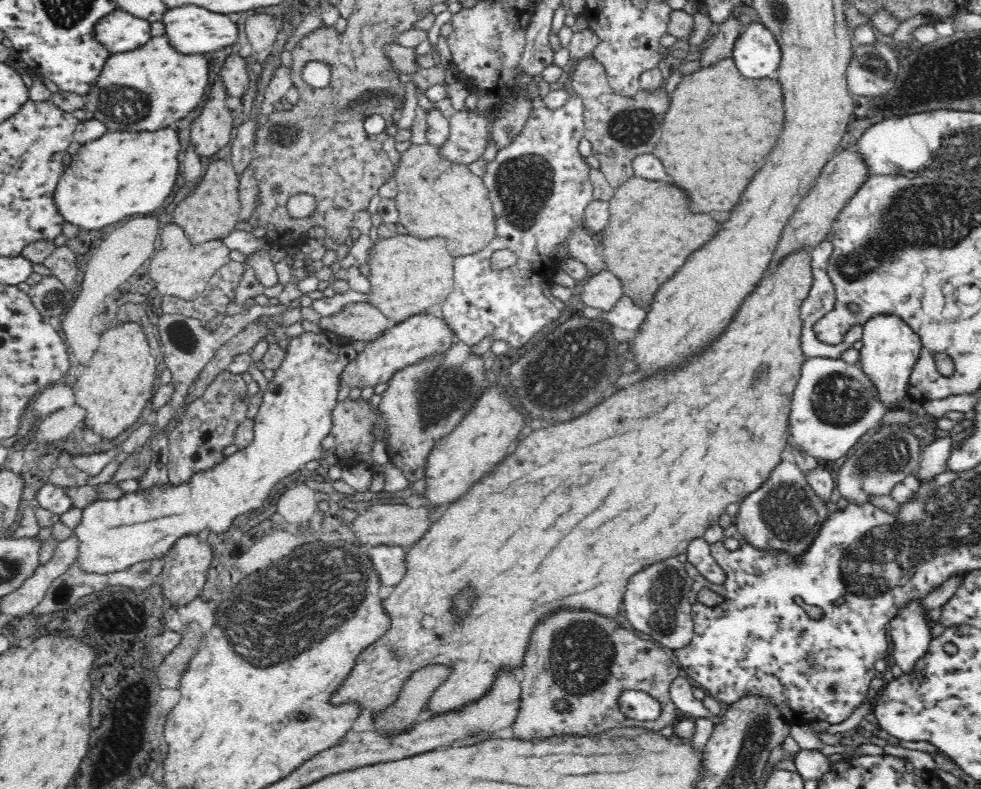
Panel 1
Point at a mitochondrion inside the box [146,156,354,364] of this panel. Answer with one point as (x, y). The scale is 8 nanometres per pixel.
(183, 338)

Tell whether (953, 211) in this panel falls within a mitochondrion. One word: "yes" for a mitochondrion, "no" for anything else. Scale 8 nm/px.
yes

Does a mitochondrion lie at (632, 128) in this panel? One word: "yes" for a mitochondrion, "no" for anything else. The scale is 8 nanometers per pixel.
yes

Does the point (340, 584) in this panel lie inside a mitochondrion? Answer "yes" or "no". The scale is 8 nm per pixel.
yes

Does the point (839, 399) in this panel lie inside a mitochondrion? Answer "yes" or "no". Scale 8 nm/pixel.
yes

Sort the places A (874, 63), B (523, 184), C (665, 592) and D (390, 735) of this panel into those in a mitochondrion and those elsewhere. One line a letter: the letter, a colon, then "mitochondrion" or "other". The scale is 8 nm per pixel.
A: mitochondrion
B: mitochondrion
C: mitochondrion
D: other

